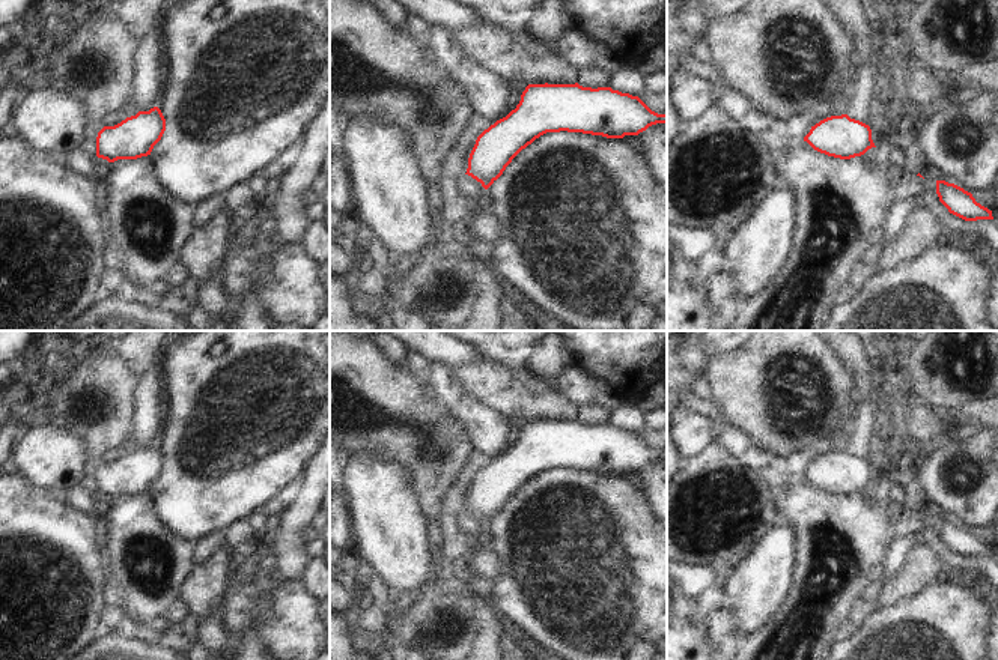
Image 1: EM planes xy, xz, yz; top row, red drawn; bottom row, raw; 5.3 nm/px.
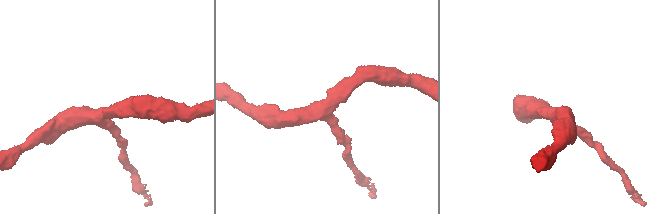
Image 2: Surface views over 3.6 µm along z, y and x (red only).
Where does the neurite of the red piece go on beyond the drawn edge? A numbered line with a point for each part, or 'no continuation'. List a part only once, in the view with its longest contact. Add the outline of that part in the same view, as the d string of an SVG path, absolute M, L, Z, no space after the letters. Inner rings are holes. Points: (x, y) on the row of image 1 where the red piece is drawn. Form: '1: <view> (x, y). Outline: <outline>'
no continuation.

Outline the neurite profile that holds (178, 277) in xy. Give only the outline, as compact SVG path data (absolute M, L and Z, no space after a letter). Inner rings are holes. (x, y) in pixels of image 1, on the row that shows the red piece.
M184 262L175 265L164 280L164 289L185 289L190 284L190 271Z

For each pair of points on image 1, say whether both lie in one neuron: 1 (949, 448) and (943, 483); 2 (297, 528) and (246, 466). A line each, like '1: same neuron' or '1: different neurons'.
1: same neuron
2: different neurons

